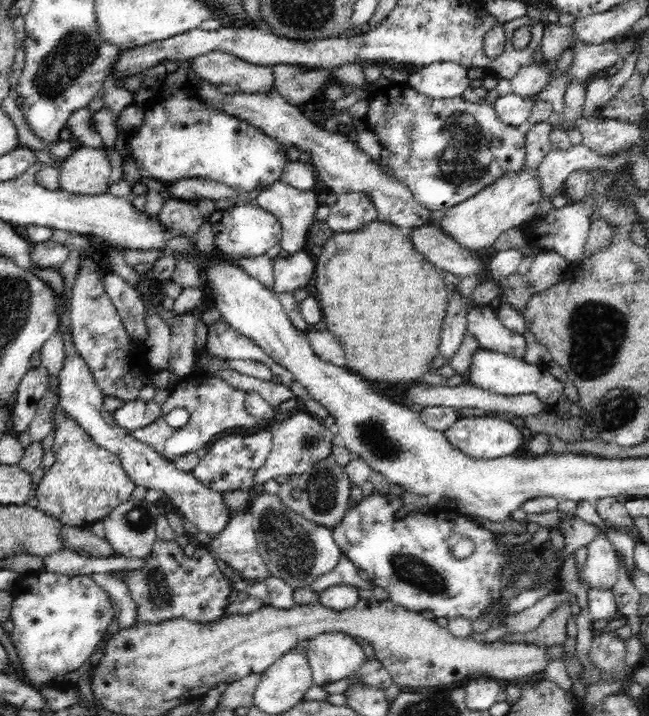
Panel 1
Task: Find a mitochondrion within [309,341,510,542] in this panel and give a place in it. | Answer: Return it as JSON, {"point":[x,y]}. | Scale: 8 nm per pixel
{"point":[370,433]}

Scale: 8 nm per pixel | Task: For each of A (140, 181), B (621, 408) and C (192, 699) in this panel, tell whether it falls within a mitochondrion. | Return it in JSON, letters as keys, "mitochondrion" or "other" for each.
{"A":"other","B":"mitochondrion","C":"other"}

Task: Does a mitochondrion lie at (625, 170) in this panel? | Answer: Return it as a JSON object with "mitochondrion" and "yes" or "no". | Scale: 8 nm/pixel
{"mitochondrion":"no"}

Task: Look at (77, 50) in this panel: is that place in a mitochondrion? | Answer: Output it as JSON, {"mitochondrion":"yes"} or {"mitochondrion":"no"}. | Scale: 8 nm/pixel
{"mitochondrion":"yes"}

